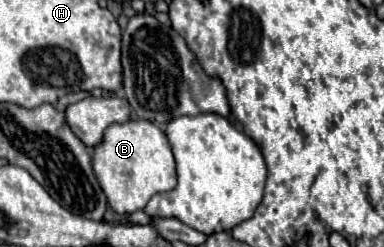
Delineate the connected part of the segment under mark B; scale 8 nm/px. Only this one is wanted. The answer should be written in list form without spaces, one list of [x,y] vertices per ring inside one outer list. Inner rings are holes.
[[[131,118],[129,122],[107,126],[103,142],[91,150],[91,162],[109,206],[121,216],[141,210],[151,196],[175,188],[175,160],[167,136],[147,120]]]

